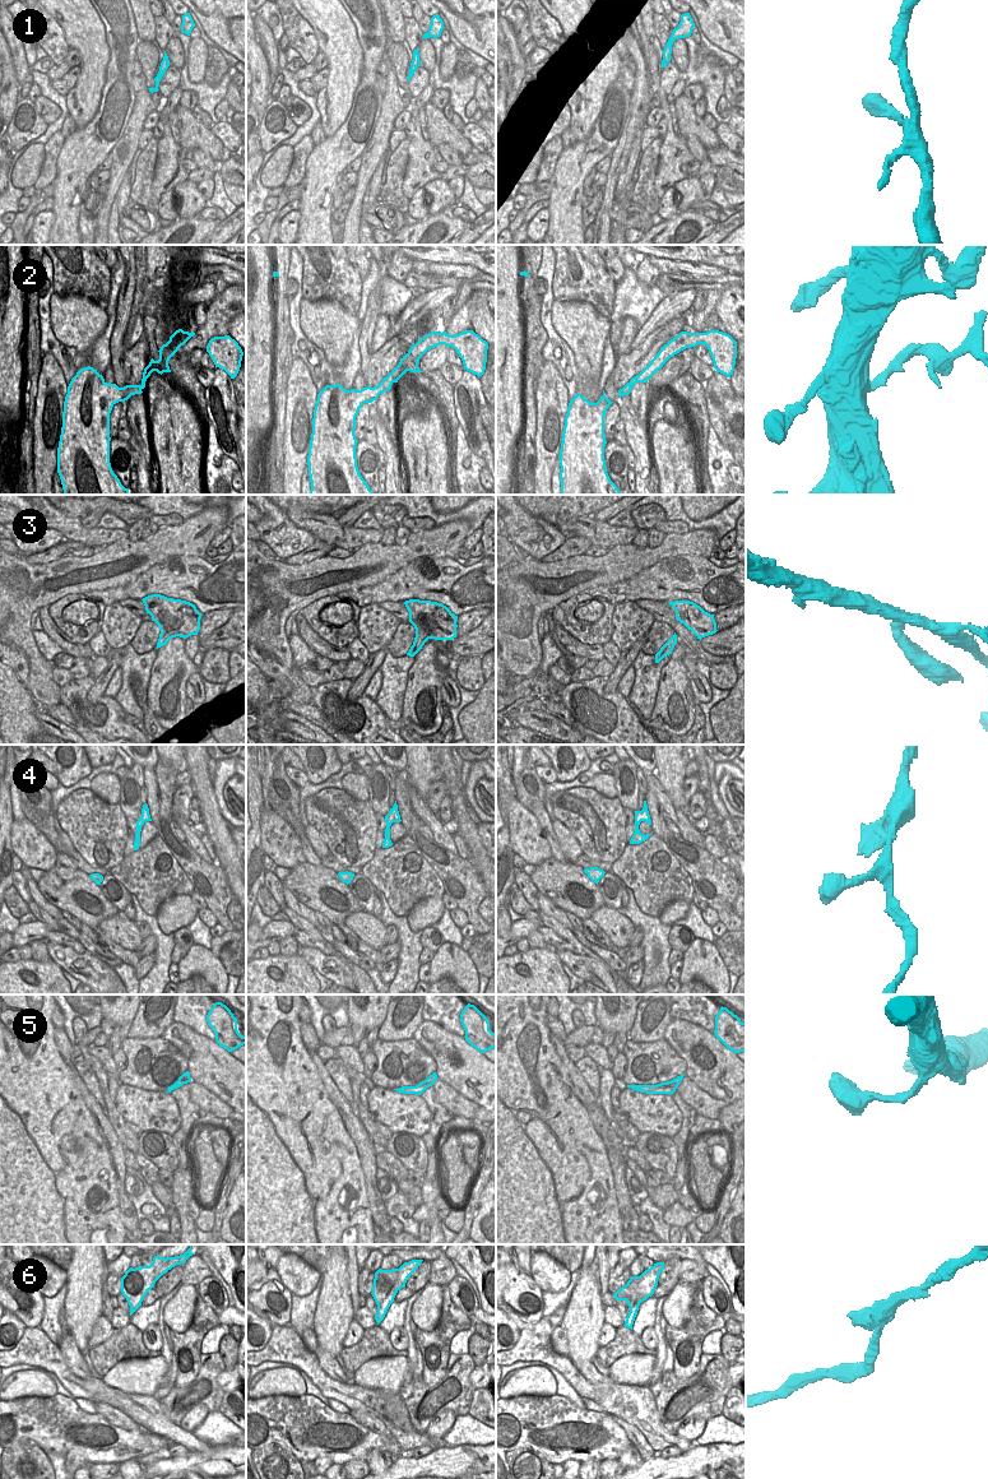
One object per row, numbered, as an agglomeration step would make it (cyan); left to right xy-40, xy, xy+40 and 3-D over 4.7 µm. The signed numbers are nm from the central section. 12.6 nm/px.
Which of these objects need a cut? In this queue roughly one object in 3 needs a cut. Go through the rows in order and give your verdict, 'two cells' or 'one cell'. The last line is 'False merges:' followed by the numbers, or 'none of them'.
1: one cell
2: one cell
3: one cell
4: one cell
5: one cell
6: two cells
False merges: 6

